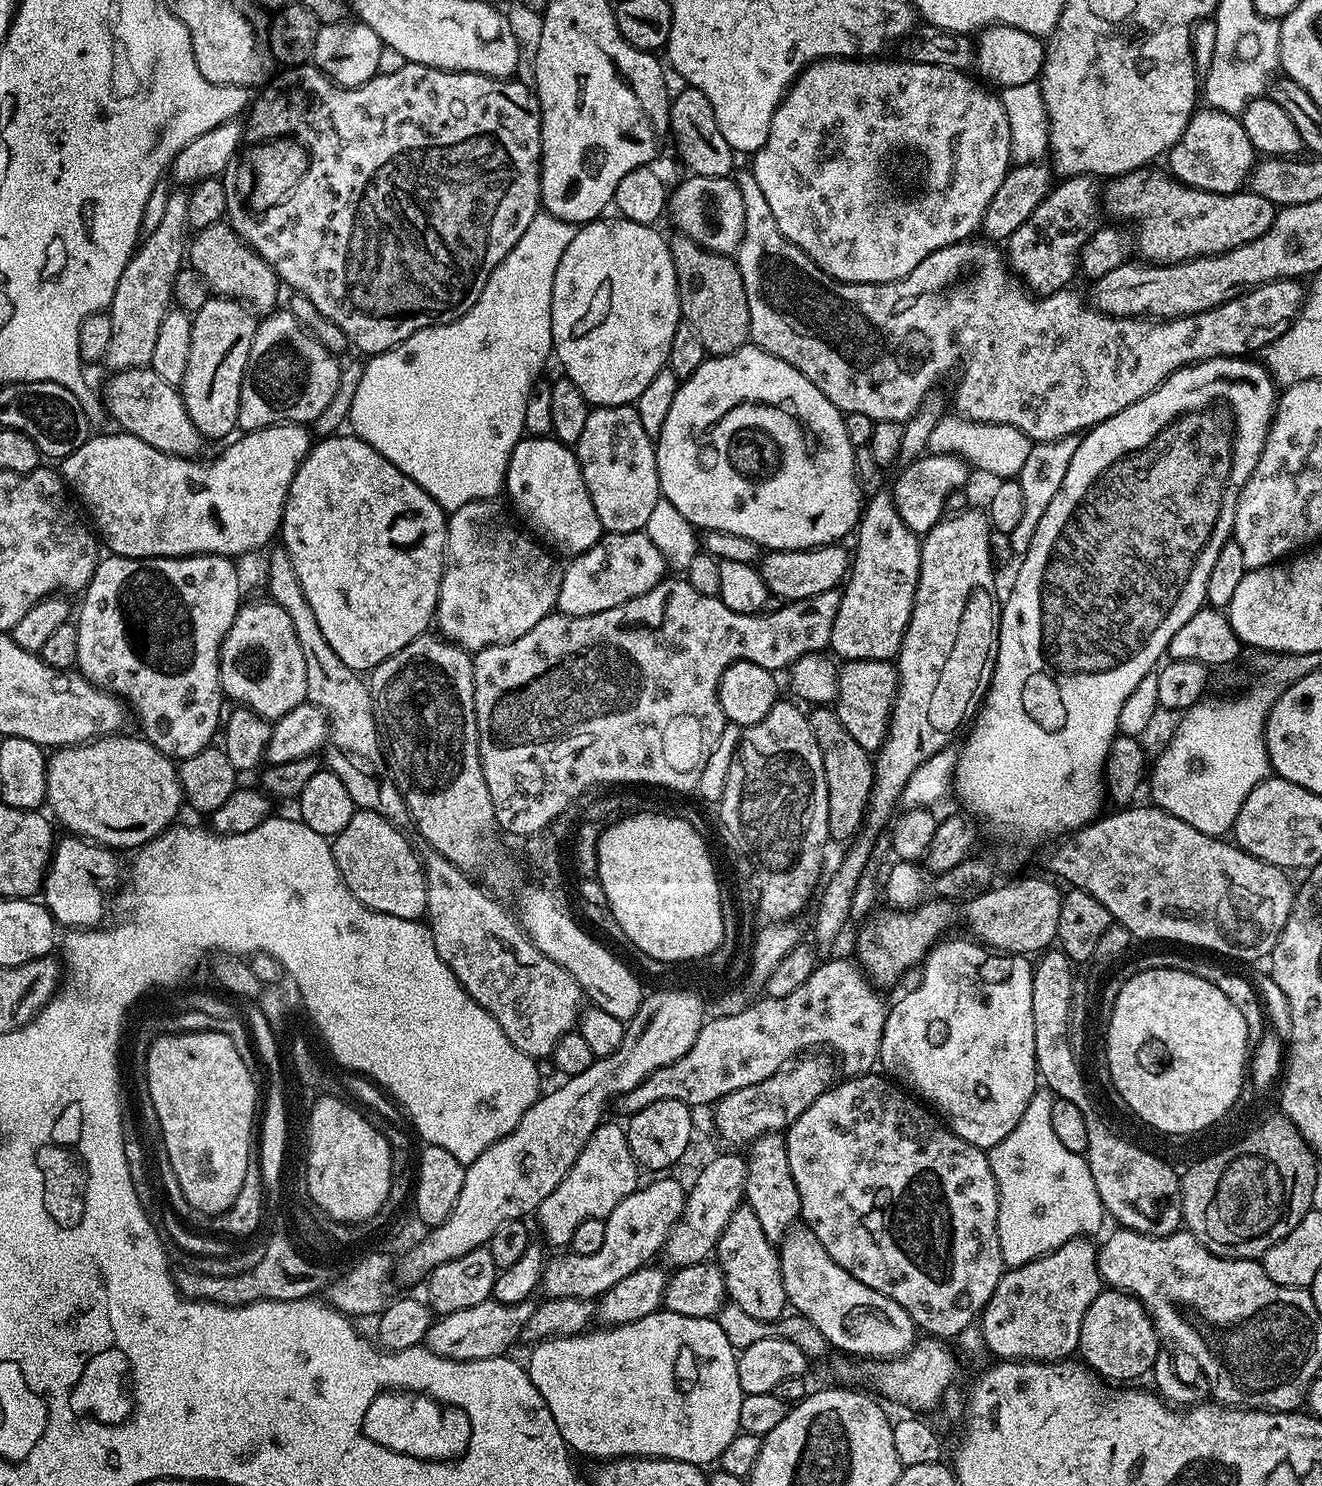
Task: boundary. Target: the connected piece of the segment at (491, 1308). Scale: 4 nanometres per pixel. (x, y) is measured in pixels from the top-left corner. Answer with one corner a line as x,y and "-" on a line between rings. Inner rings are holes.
489,1298
486,1302
478,1302
478,1306
454,1310
454,1314
433,1319
430,1330
424,1335
423,1343
434,1354
451,1360
485,1360
502,1356
509,1351
508,1347
516,1339
521,1339
526,1322
530,1322
533,1307
532,1300
523,1300
517,1304
499,1304
497,1300

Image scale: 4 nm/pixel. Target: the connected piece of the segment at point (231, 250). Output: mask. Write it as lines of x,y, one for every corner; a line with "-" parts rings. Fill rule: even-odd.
217,222
199,229
186,249
190,267
208,283
209,293
238,300
256,314
268,314
277,307
282,281
274,269
253,250
227,222

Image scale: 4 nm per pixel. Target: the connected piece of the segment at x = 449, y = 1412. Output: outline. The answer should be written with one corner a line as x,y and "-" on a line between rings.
385,1390
370,1402
364,1415
364,1436
386,1450
419,1460
451,1462
464,1455
472,1437
468,1415
419,1392

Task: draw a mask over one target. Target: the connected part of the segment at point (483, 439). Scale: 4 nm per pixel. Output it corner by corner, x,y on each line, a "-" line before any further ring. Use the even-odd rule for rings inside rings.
543,210
537,212
534,222
530,222
530,226
526,226
526,234
522,234
522,238
518,238
518,242
514,242
510,254
506,254
506,258
502,258
500,265
490,274
486,286
482,286
482,294
478,294
478,302
474,302
474,306
470,306
470,310
466,310
466,314
462,314
449,324
435,324
429,328
418,330
414,334
410,334
410,338
403,340
398,346
385,352
375,353
364,365
362,382
358,382
358,391
354,393
354,402
350,406
350,414
347,419
350,428
352,424
351,431
362,442
366,442
374,450
378,450
378,454
382,454
382,458
386,458
394,466
398,466
398,470
402,470
402,474
406,474
414,482
418,482
418,486
422,486
422,490
426,490
426,494
430,494
430,498
434,498
434,502
438,502
438,506
444,509
445,513
457,512
459,508
475,500
490,500
499,497
499,492
501,495
505,491
504,479
510,462
510,454
514,454
514,446
525,435
526,398
537,380
541,379
543,372
540,371
543,370
548,356
550,360
554,352
552,347
554,274
558,270
558,262
562,262
562,254
566,254
566,246
570,246
570,242
574,242
574,234
577,230
577,225
554,218
549,212

